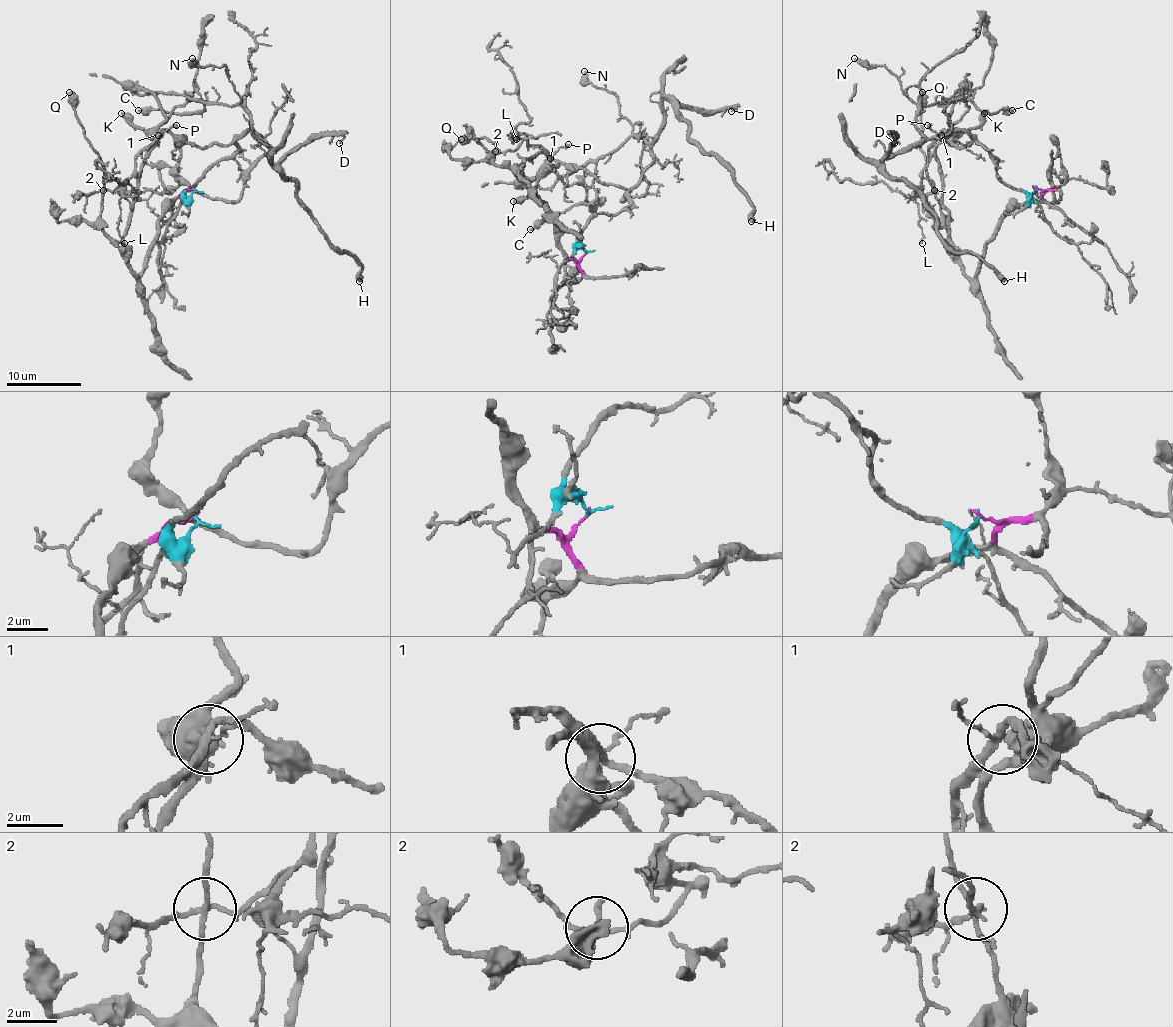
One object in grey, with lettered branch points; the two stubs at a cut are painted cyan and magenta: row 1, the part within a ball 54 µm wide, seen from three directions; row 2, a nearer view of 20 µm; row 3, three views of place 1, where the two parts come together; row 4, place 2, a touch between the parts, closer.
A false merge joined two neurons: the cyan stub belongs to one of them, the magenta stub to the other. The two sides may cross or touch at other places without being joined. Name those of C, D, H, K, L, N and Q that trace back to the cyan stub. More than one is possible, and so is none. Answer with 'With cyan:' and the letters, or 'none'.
With cyan: C, D, H, L, N

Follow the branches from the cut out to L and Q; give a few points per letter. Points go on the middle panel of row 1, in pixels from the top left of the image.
L: (586, 253), (578, 233), (595, 214), (621, 212), (627, 192), (571, 169), (513, 130), (509, 137), (516, 139)
Q: (586, 253), (571, 259), (561, 248), (560, 227), (524, 179), (492, 160), (496, 143), (479, 137), (460, 139)

